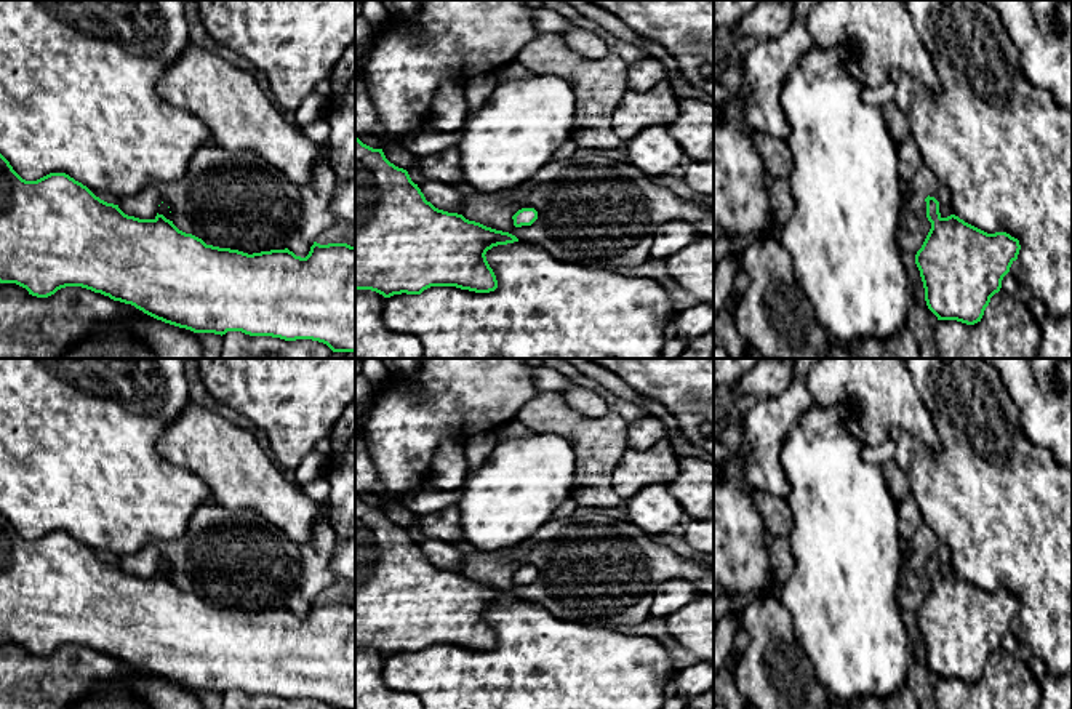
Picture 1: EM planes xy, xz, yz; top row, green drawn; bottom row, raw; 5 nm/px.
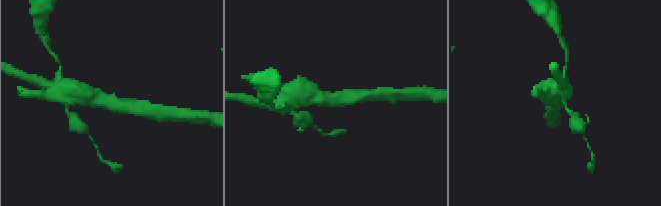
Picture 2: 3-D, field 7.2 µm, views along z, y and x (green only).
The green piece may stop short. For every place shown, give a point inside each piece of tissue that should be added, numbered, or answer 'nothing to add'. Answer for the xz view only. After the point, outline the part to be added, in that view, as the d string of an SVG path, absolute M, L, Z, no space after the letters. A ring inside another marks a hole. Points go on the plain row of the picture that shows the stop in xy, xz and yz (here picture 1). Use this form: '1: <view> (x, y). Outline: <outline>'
nothing to add

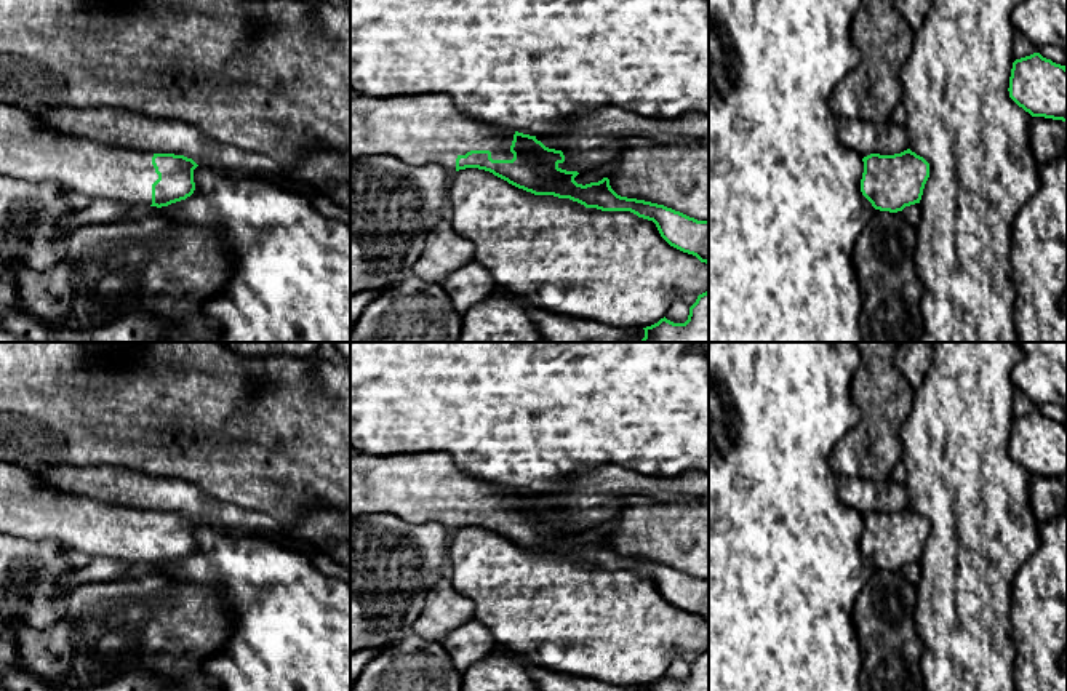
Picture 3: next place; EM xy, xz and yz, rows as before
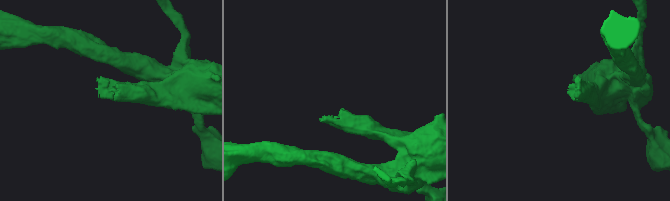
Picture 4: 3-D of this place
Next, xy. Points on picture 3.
1: xy (29, 509). Outline: M0 461L0 533L3 534L30 541L58 541L69 550L147 566L152 563L152 542L158 537L152 515L154 510L54 489L42 481L37 470Z

